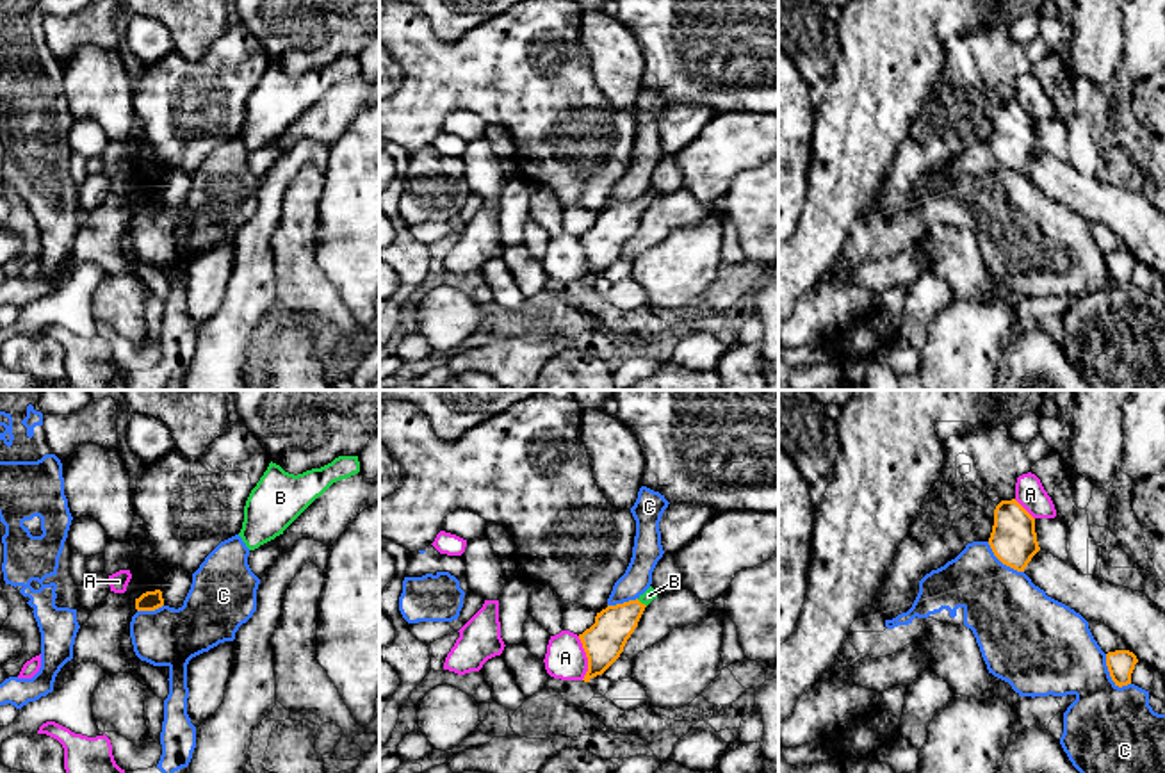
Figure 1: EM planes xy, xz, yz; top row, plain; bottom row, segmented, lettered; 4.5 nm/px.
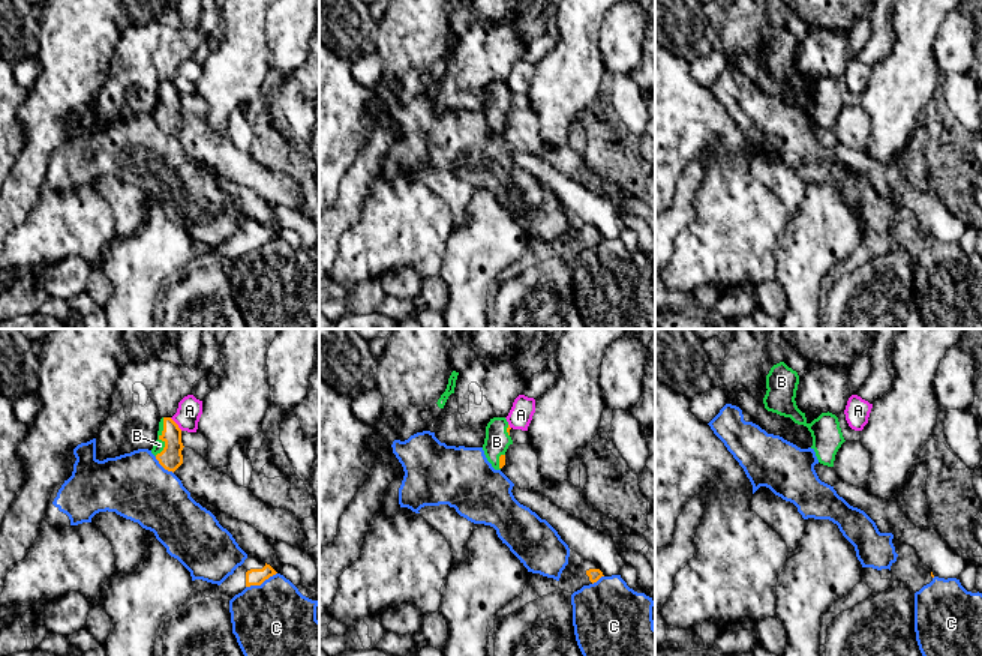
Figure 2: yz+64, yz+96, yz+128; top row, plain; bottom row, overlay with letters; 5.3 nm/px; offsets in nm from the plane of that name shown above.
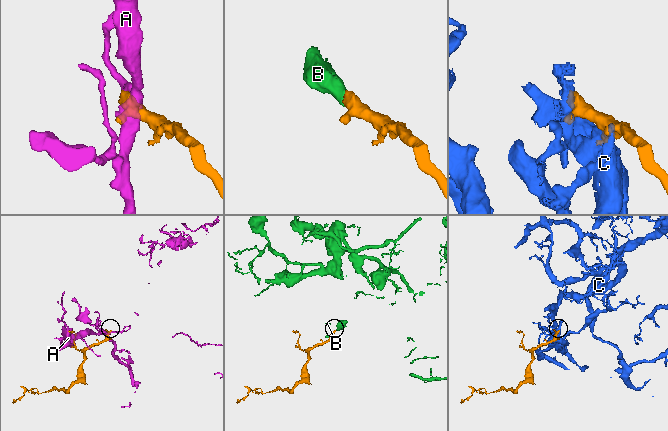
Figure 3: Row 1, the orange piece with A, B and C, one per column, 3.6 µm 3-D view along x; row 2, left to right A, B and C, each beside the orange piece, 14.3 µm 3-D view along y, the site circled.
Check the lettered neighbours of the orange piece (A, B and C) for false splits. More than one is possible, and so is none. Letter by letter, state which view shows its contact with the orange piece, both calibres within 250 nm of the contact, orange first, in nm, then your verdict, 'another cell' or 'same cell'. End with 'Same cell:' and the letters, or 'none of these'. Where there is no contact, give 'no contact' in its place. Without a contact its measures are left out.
A: xz | 180/180 nm | another cell
B: xz | 180/60 nm | same cell
C: yz | 130/400 nm | another cell
Same cell: B

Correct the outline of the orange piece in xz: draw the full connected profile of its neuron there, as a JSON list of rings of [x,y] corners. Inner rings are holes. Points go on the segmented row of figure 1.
[[[650,586],[636,600],[616,606],[607,606],[595,616],[595,623],[579,634],[582,648],[588,657],[588,671],[584,682],[602,675],[623,652],[623,647],[645,611],[645,607],[657,598],[656,590]]]

